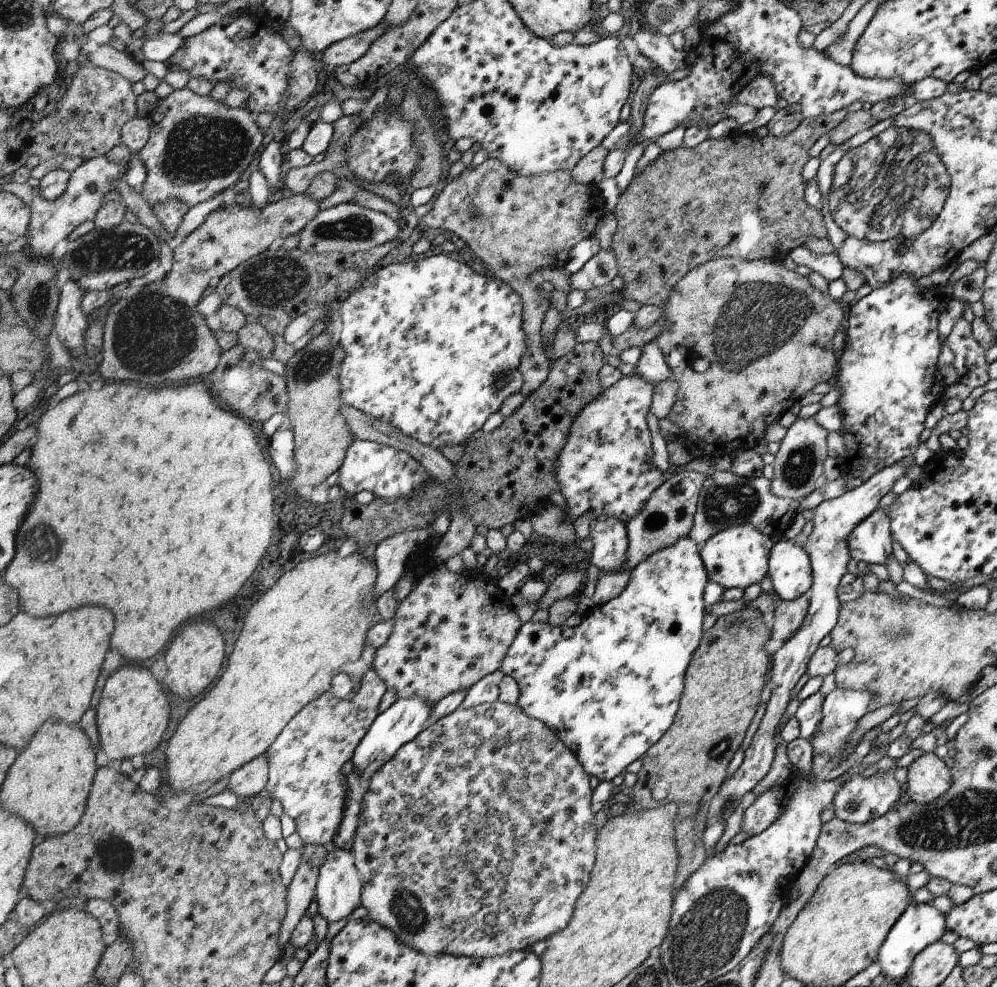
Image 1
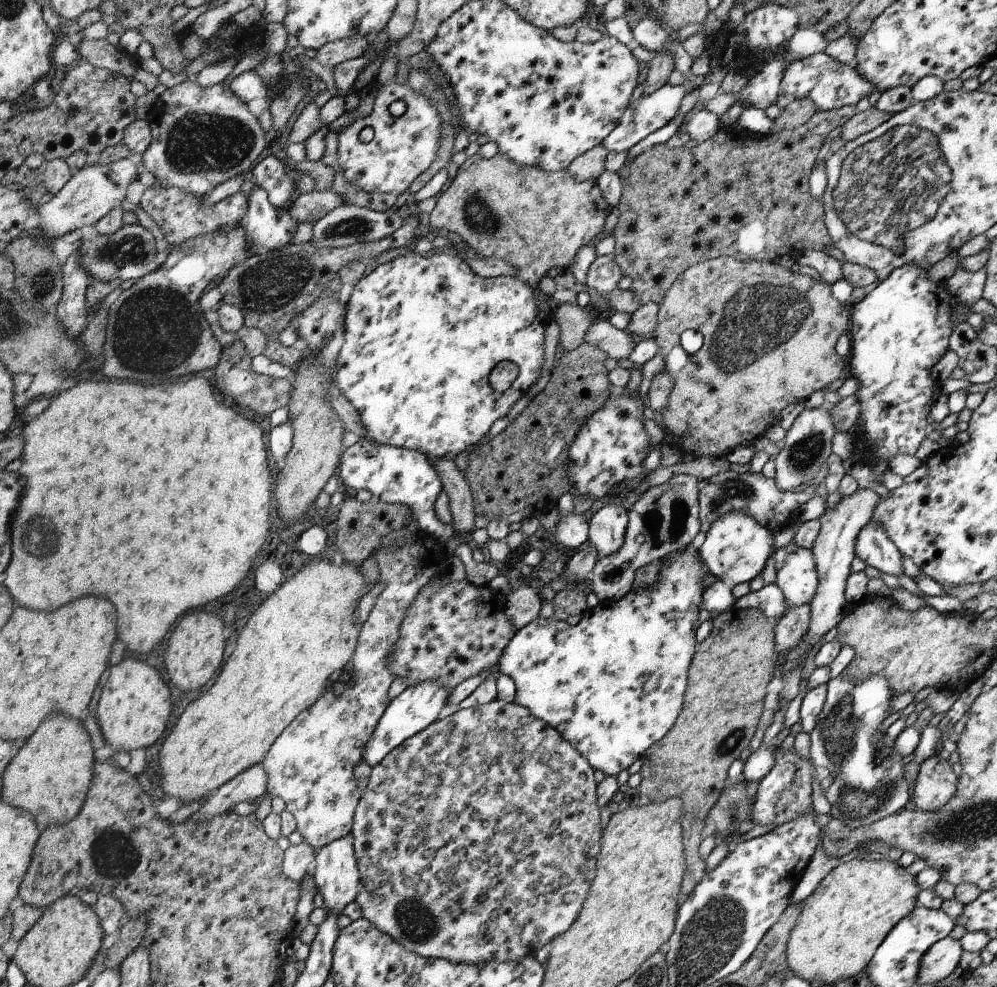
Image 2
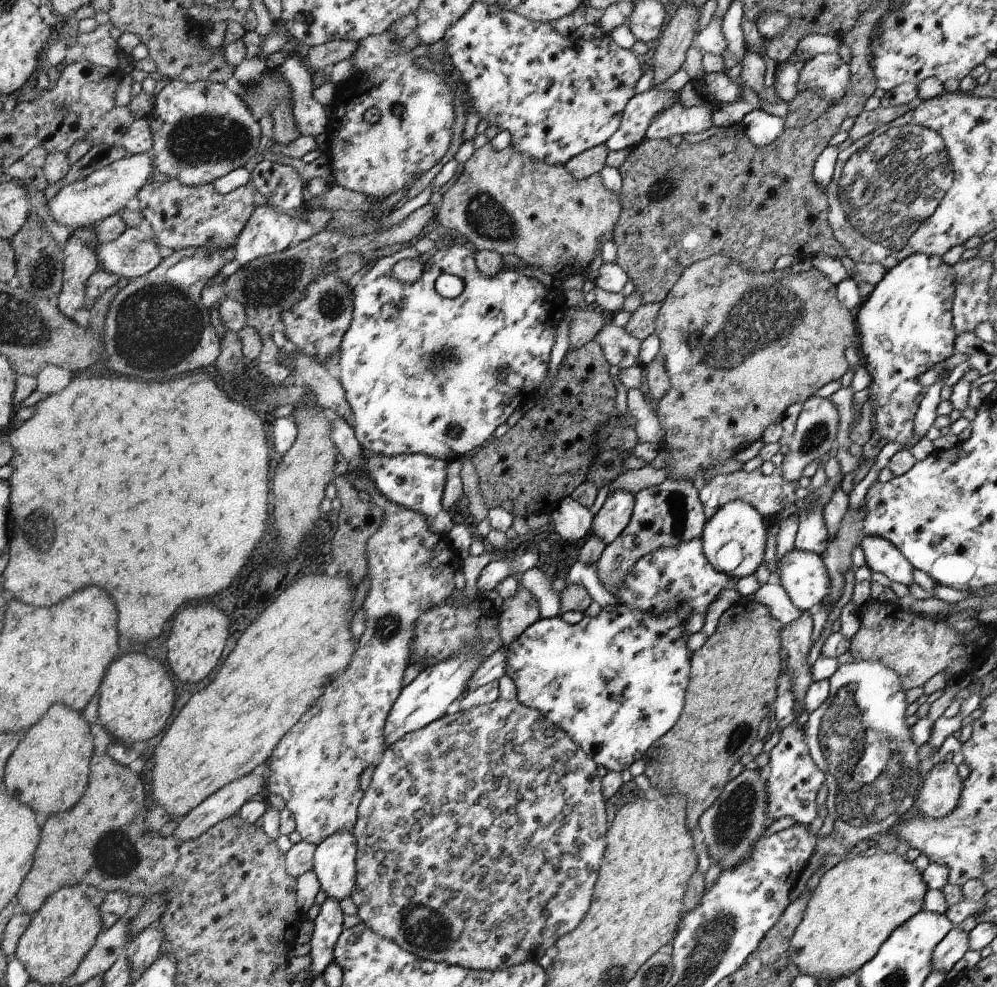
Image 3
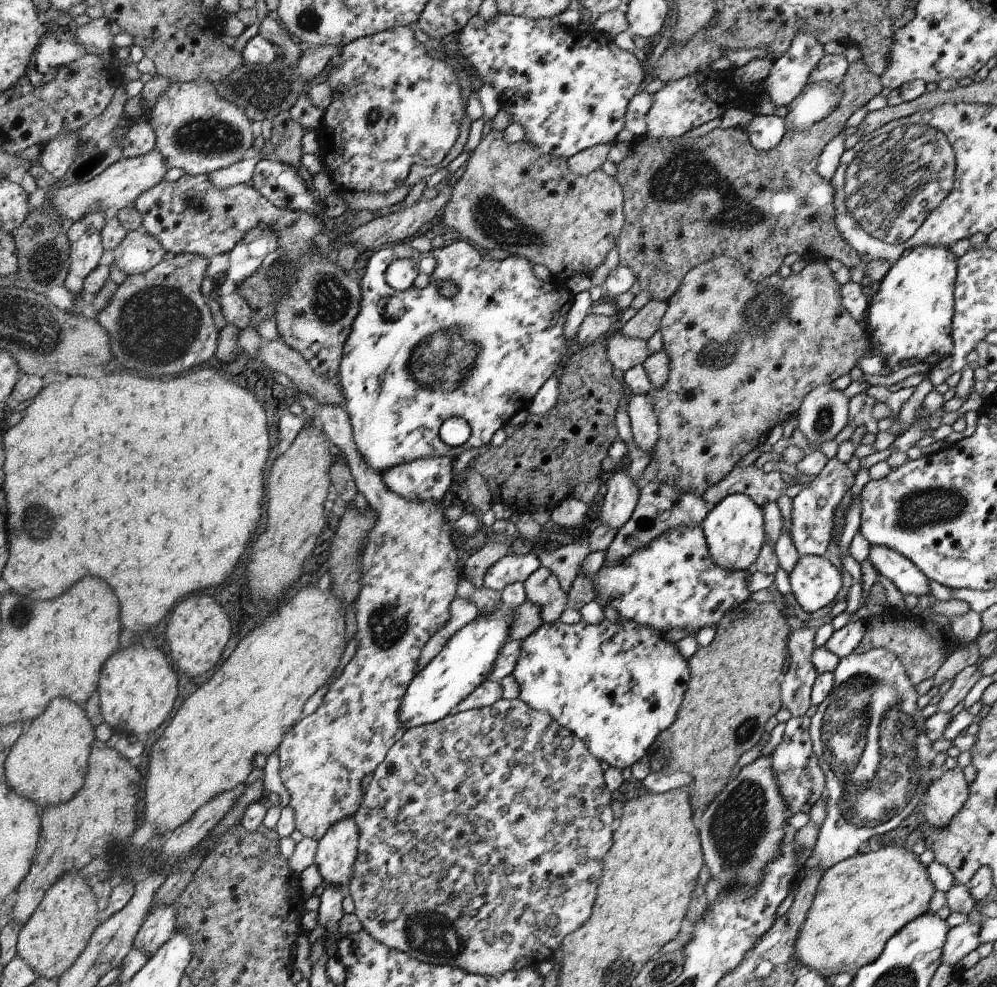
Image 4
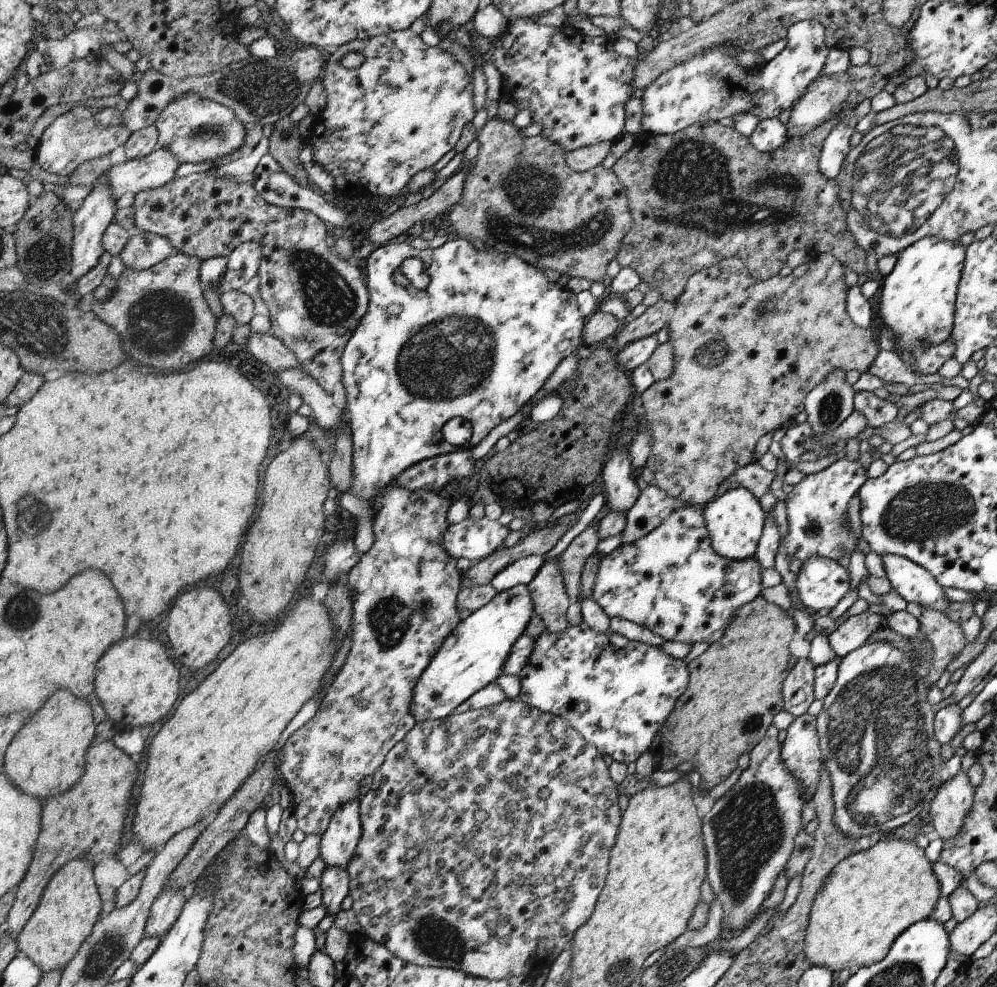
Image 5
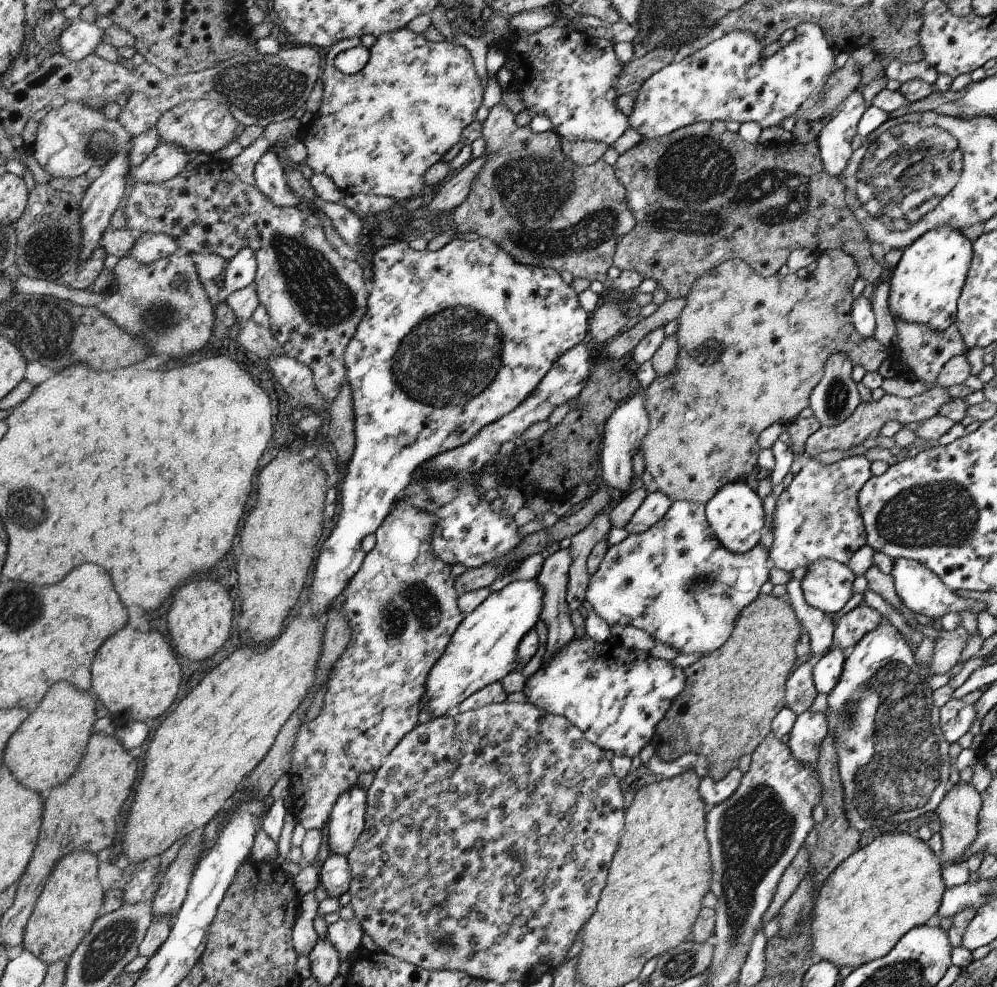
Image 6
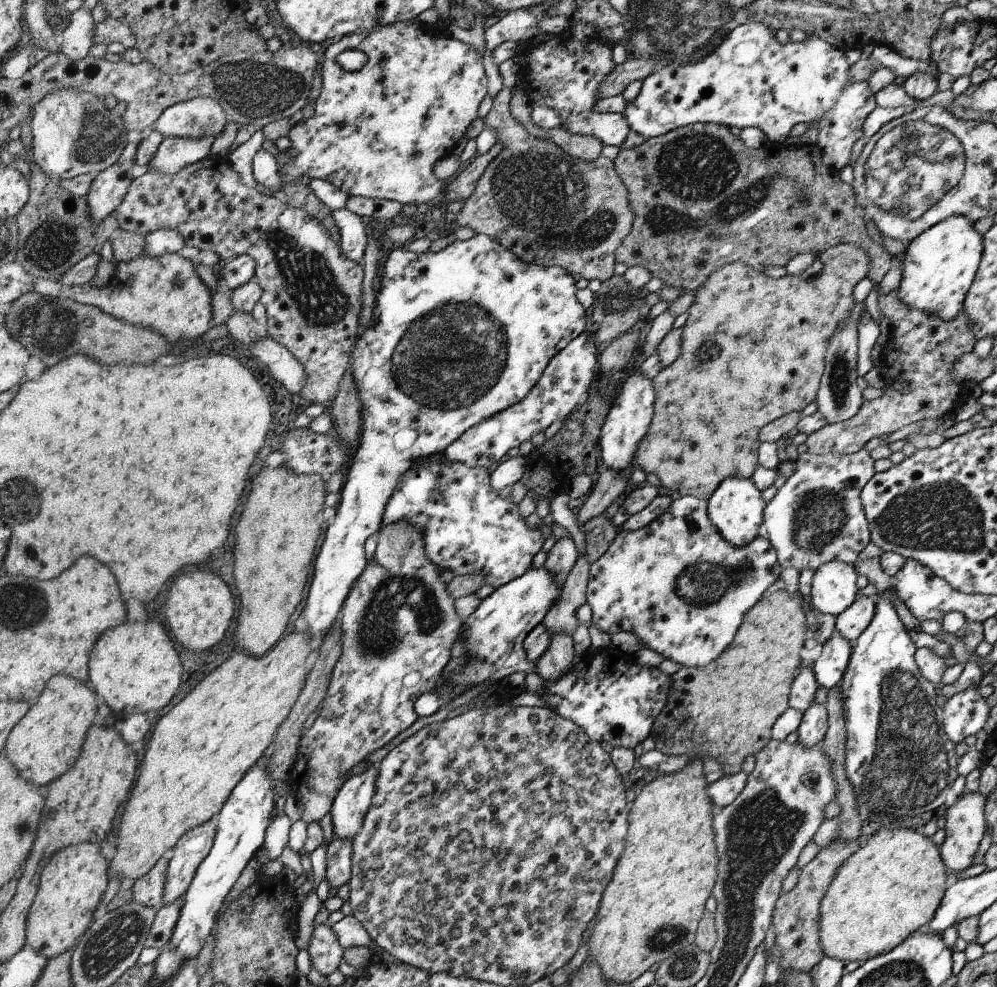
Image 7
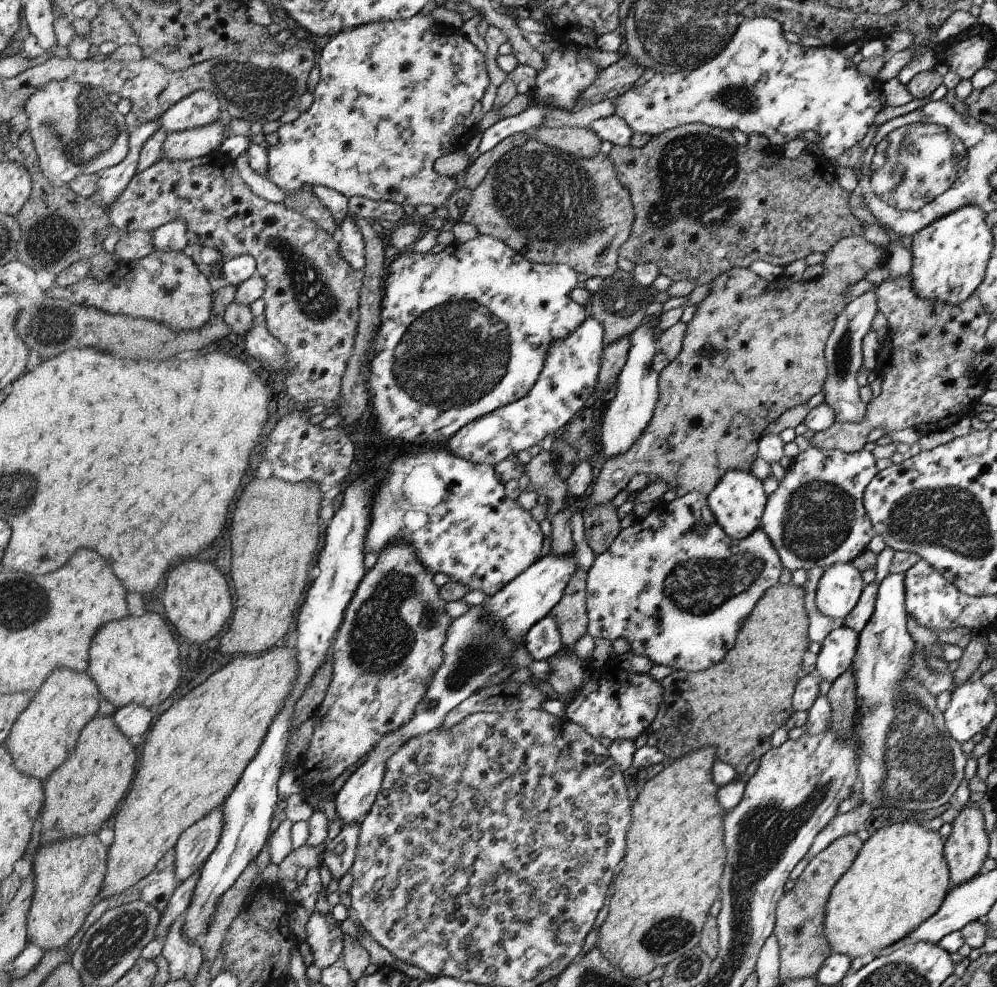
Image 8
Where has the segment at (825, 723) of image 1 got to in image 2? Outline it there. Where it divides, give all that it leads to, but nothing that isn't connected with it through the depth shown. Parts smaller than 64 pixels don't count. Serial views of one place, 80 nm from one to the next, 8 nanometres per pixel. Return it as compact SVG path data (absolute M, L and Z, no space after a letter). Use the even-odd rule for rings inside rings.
M840 674L827 682L827 697L824 706L818 714L816 727L809 734L811 740L810 754L814 766L823 765L836 773L836 778L824 791L828 802L831 804L831 816L853 829L865 827L889 814L902 810L906 806L910 806L910 786L908 786L906 776L902 771L902 767L905 765L905 763L901 763L903 757L892 750L890 758L884 759L879 765L872 764L876 743L885 734L885 732L878 732L878 726L889 716L888 704L892 698L887 680L884 677L876 675L859 685L855 685L851 679Z

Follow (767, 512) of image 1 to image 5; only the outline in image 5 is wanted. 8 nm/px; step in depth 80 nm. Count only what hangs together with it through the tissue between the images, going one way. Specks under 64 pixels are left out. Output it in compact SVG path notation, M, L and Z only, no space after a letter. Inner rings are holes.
M755 461L748 466L738 469L736 473L730 475L725 481L722 481L714 498L717 499L726 491L740 487L749 490L753 495L760 498L766 492L771 492L771 484L776 475L775 472L768 472L768 470L762 468L762 465L758 461Z

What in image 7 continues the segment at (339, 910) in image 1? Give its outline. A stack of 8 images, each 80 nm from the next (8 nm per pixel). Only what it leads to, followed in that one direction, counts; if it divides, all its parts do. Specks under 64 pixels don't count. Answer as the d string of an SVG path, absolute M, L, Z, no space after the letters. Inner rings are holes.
M370 765L362 775L354 775L337 794L330 812L334 838L352 841L364 826L364 820L373 804L378 765Z

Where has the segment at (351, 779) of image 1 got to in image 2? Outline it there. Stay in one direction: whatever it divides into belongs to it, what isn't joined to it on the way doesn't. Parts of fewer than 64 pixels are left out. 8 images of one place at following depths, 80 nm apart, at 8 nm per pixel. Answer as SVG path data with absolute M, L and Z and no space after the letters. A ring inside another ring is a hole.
M440 680L428 681L417 685L408 686L399 696L393 699L385 710L384 716L373 734L368 748L364 750L362 760L373 767L384 760L388 754L392 753L397 746L410 740L415 734L433 724L438 718L438 714L446 706L447 696L450 694L448 687L442 687Z

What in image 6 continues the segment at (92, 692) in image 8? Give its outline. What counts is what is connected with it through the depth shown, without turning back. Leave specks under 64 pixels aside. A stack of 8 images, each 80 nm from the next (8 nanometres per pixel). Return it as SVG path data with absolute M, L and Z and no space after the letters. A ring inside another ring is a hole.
M62 682L54 686L54 690L50 690L50 694L46 696L46 702L42 702L42 706L28 718L28 722L24 722L20 730L12 736L4 764L13 770L14 776L22 784L47 796L52 790L66 784L78 772L88 741L92 738L94 720L96 720L96 714L94 714L92 698L86 692L78 690L74 684Z

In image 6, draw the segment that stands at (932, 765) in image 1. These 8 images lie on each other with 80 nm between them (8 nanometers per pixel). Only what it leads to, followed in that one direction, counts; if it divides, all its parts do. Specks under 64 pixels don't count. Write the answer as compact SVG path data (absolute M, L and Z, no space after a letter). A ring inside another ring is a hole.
M963 781L952 786L935 808L934 811L938 815L938 821L940 821L939 833L943 840L942 865L957 864L972 848L972 844L976 841L977 834L980 832L978 830L980 810L980 794L976 792L972 783L964 783Z

